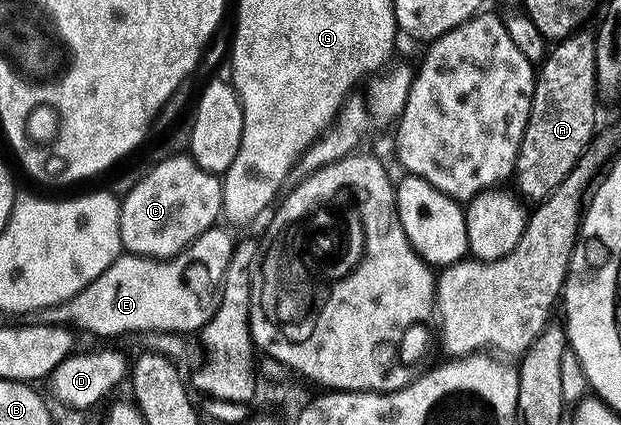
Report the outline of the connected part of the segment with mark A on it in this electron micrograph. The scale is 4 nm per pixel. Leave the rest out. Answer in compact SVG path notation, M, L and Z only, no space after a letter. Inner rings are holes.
M578 30L565 40L556 41L536 69L531 114L527 118L527 130L523 130L521 152L517 155L515 169L516 191L526 201L546 200L560 186L563 178L571 174L598 131L597 41L592 31L585 31Z

